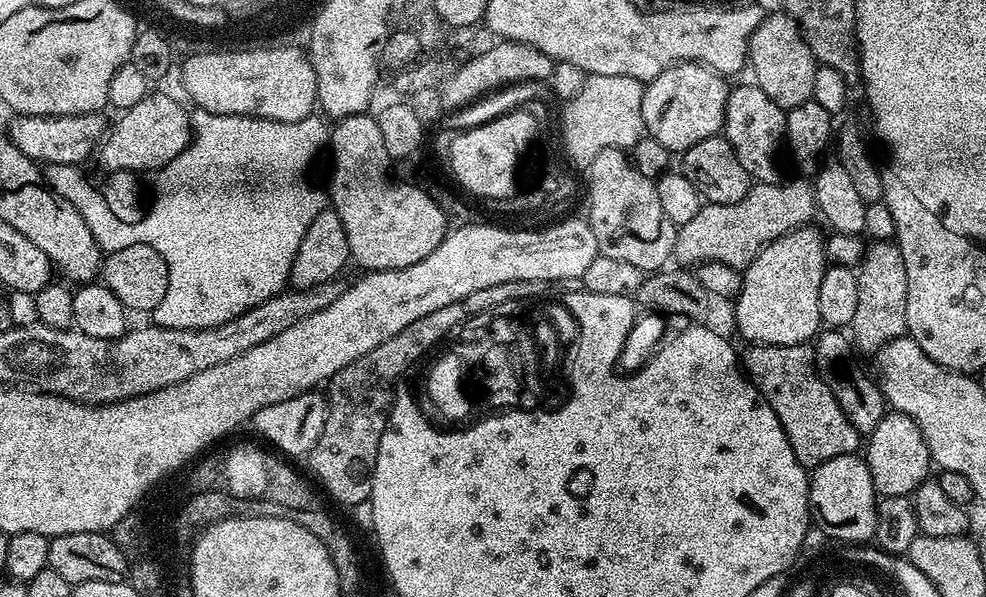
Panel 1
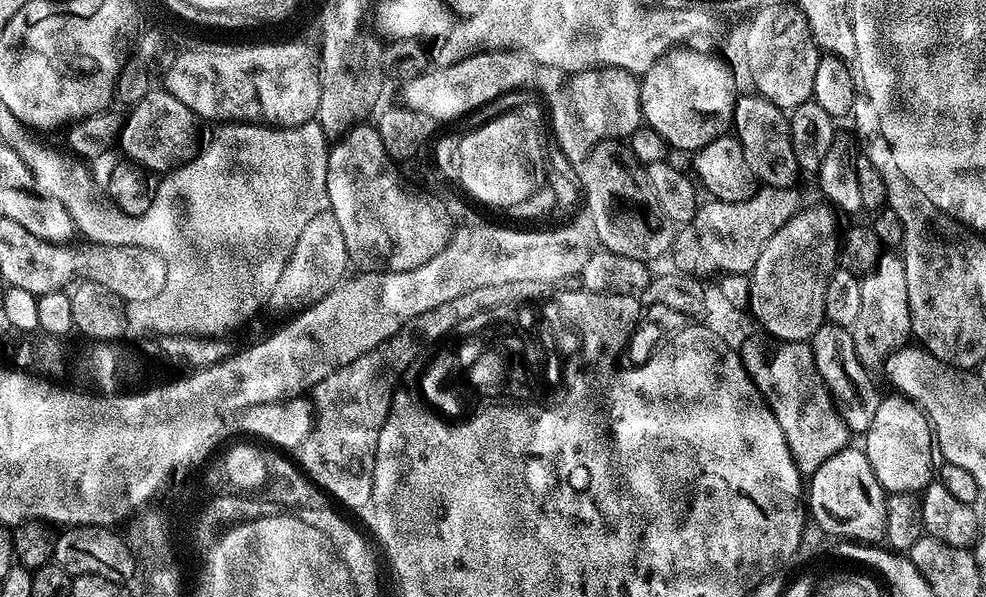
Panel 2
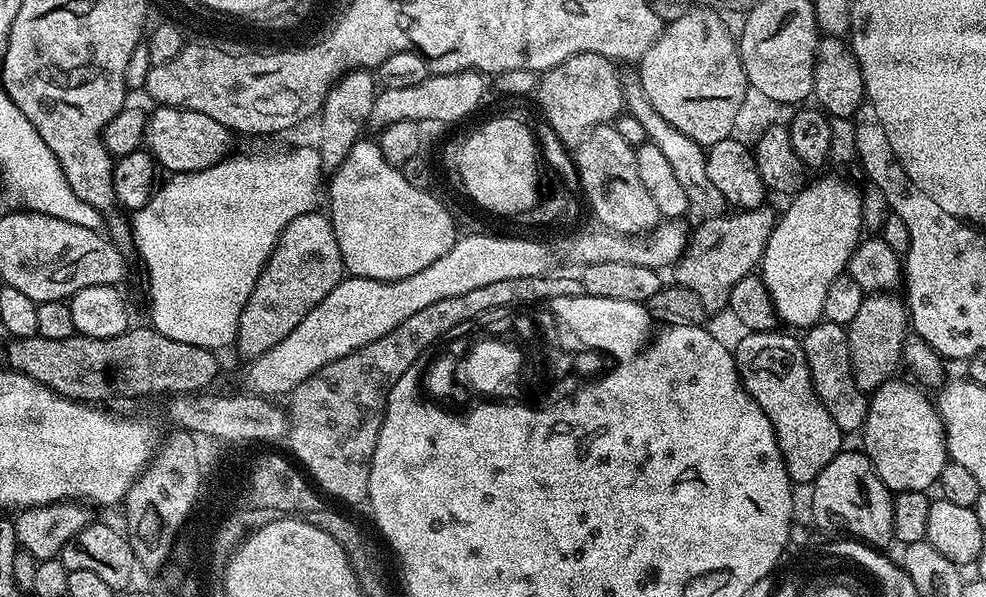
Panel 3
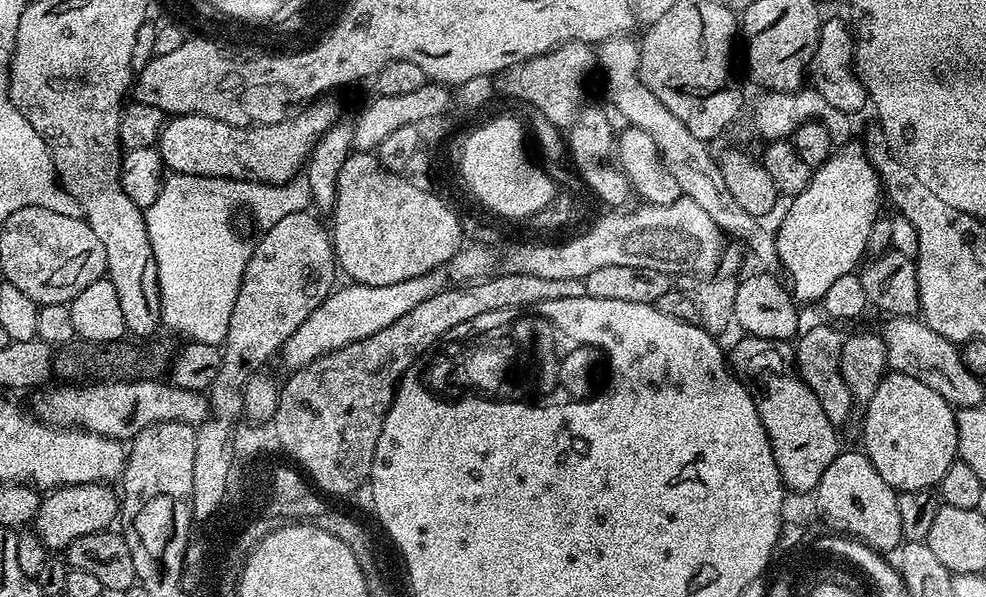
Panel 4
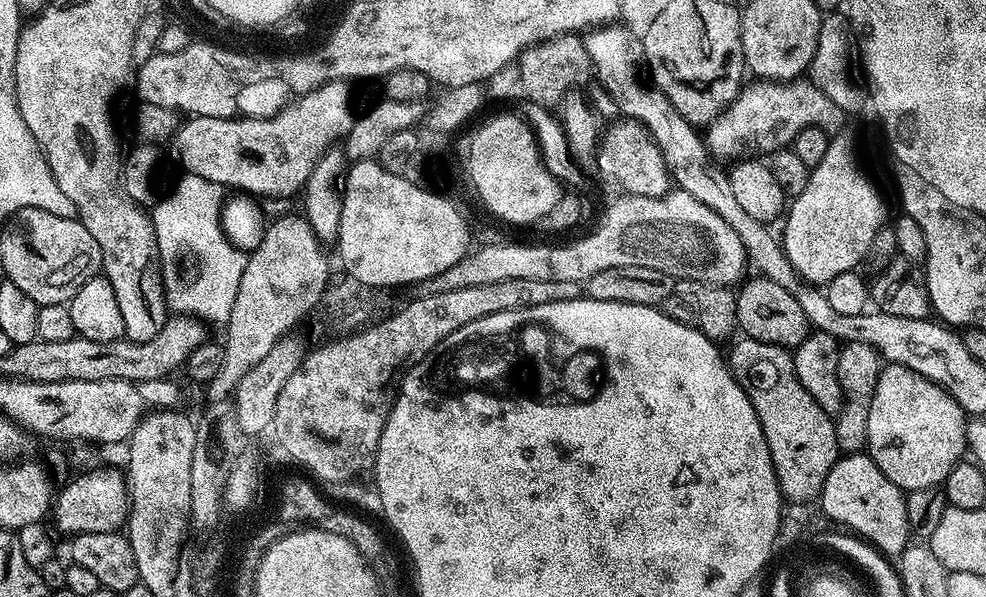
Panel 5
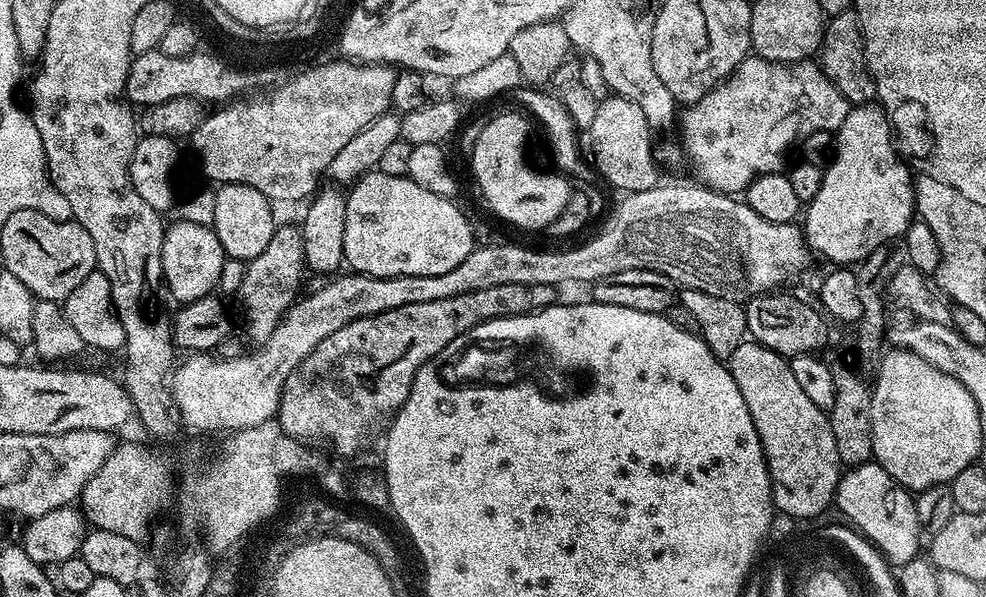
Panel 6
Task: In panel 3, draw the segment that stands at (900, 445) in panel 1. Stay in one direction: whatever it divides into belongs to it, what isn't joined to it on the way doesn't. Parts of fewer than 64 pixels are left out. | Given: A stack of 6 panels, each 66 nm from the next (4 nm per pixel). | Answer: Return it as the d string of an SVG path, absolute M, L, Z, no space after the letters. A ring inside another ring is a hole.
M893 378L887 380L882 387L871 393L868 402L868 416L864 420L862 451L874 466L878 478L887 486L889 492L905 492L918 490L928 492L939 481L945 464L949 463L948 447L944 437L944 424L940 421L940 413L931 399L927 400L918 389L904 380Z

